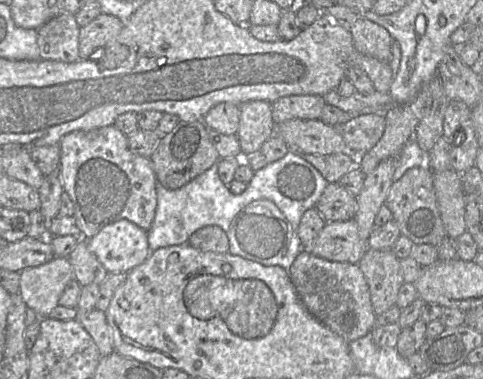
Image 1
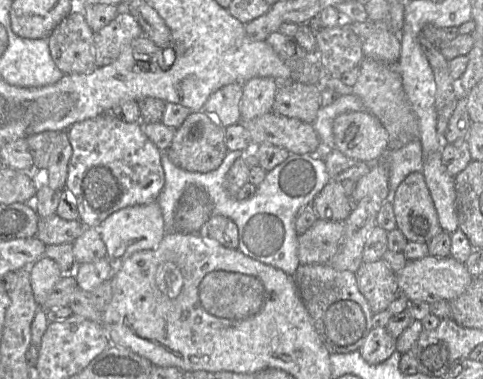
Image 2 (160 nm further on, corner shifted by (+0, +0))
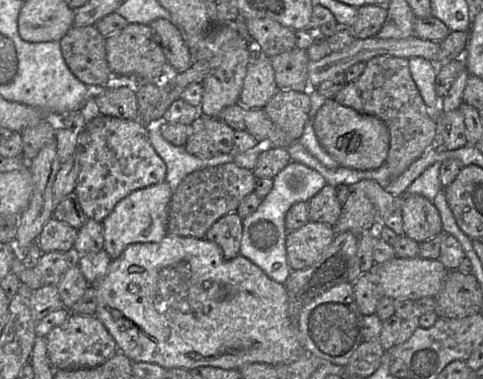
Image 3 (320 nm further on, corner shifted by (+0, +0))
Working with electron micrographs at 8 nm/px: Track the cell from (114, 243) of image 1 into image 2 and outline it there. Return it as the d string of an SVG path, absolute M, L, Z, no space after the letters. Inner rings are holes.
M156 200L145 205L126 207L111 214L98 230L106 246L107 258L113 265L118 265L135 252L155 249L166 233L166 226Z

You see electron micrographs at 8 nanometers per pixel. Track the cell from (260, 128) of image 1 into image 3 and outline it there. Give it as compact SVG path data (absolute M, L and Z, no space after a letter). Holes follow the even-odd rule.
M259 54L248 65L238 102L247 108L264 109L277 90L270 57Z

